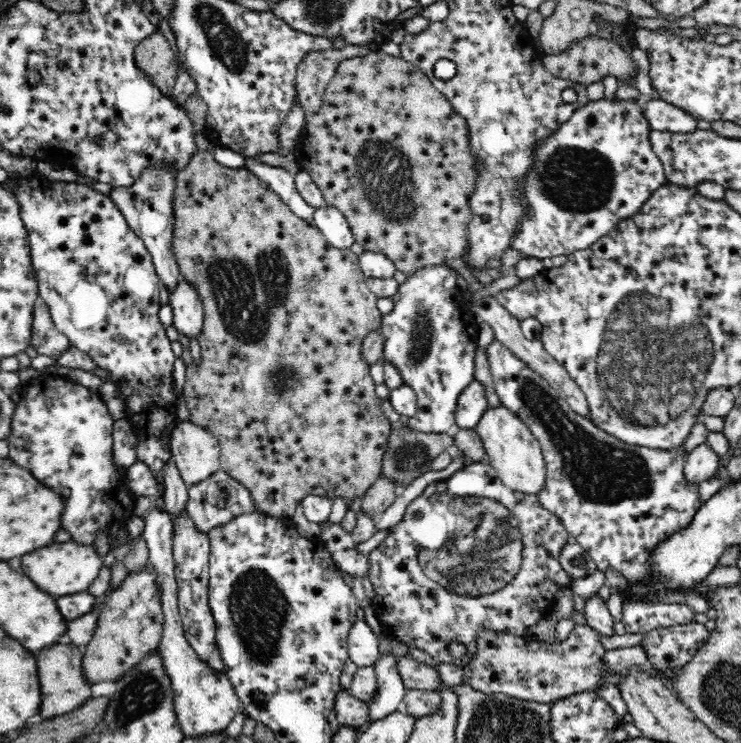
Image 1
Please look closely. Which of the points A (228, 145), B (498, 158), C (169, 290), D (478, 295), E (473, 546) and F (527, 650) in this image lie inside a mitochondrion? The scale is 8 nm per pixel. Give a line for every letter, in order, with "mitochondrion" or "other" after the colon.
A: other
B: mitochondrion
C: other
D: other
E: mitochondrion
F: other

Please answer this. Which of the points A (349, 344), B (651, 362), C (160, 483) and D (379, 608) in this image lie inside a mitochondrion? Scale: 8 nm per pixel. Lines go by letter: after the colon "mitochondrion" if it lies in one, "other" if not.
A: other
B: mitochondrion
C: other
D: other

